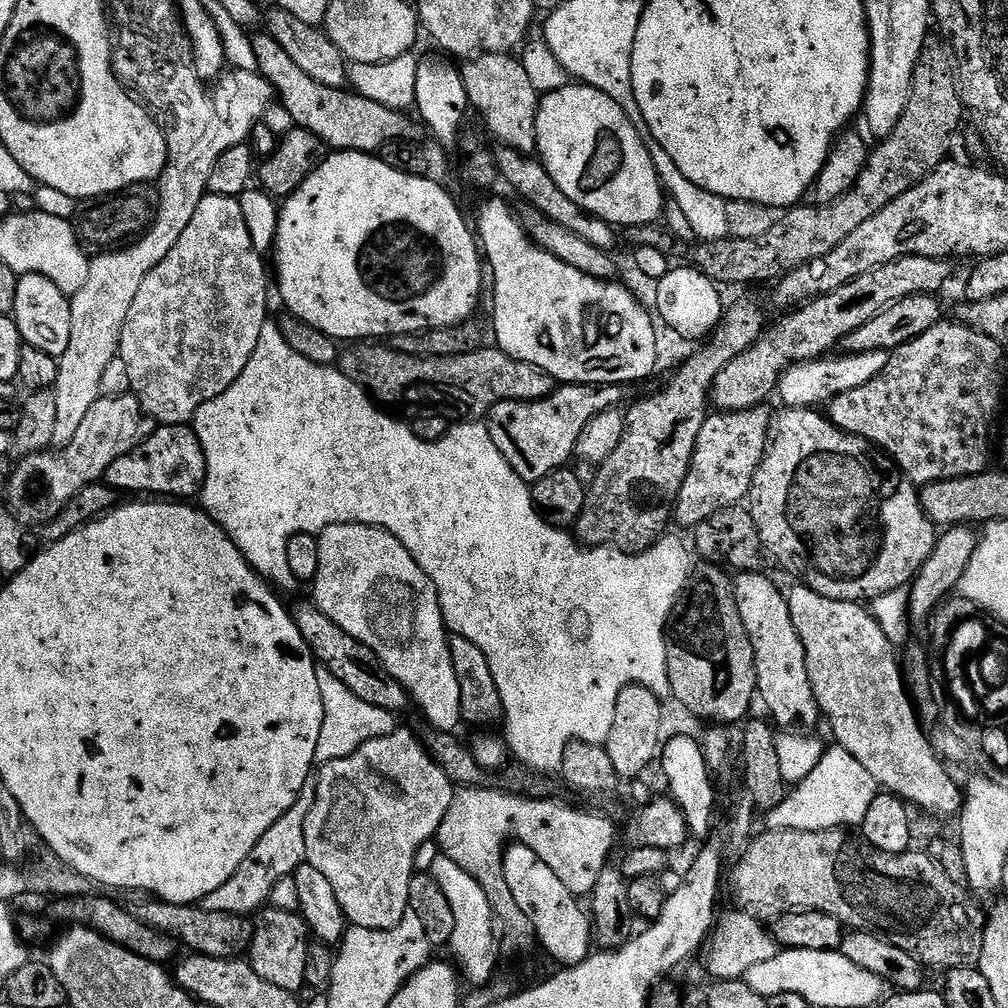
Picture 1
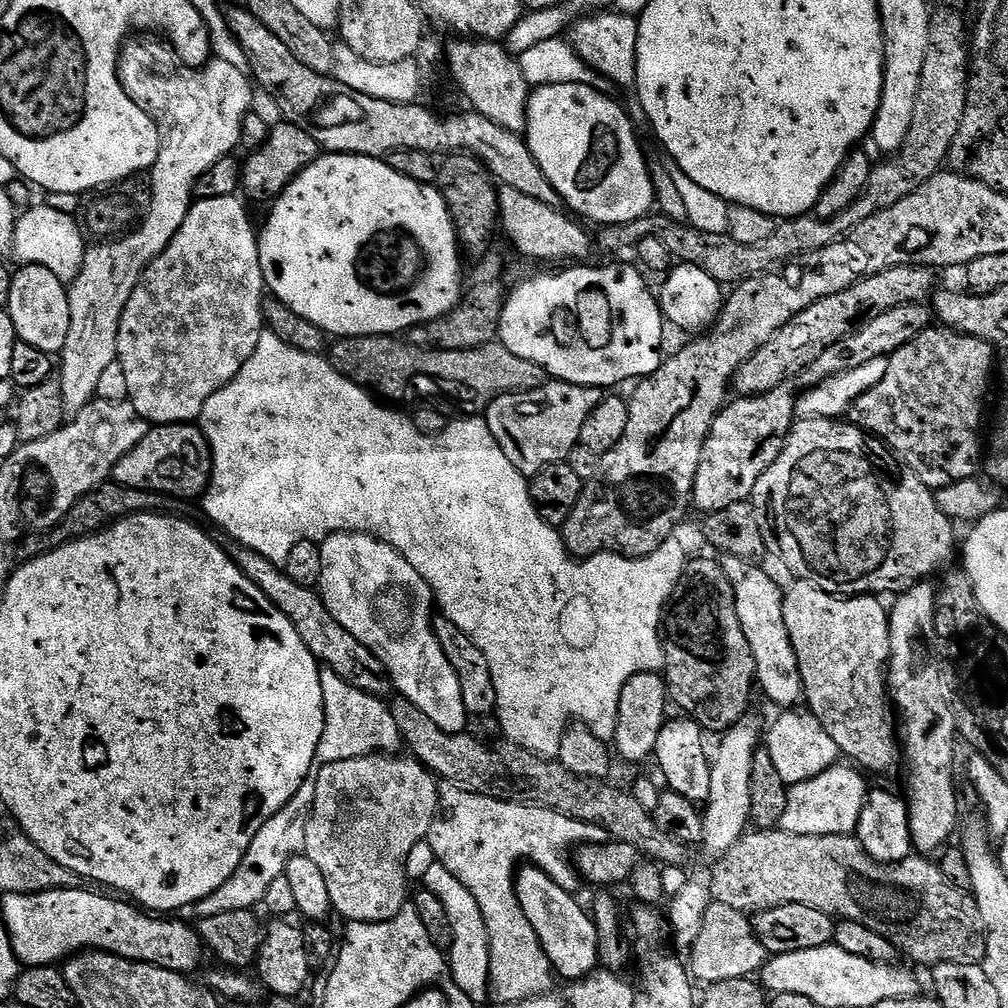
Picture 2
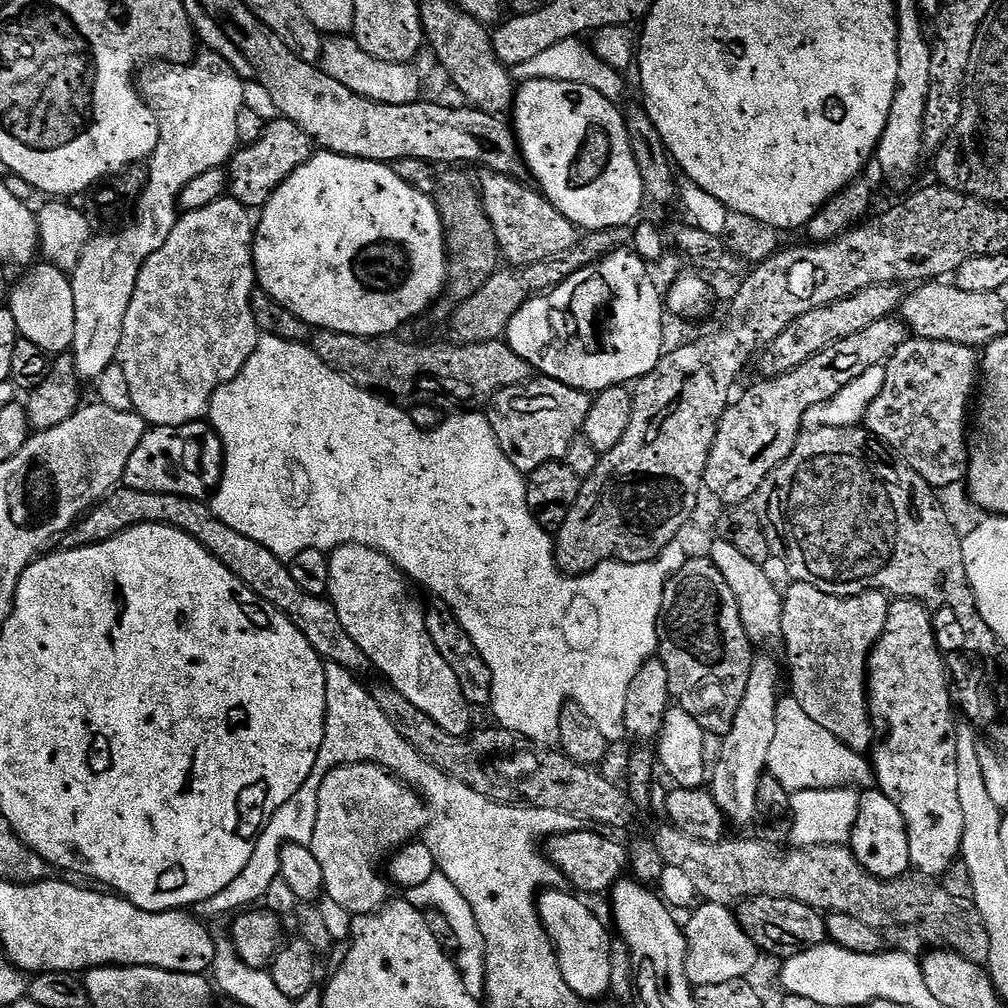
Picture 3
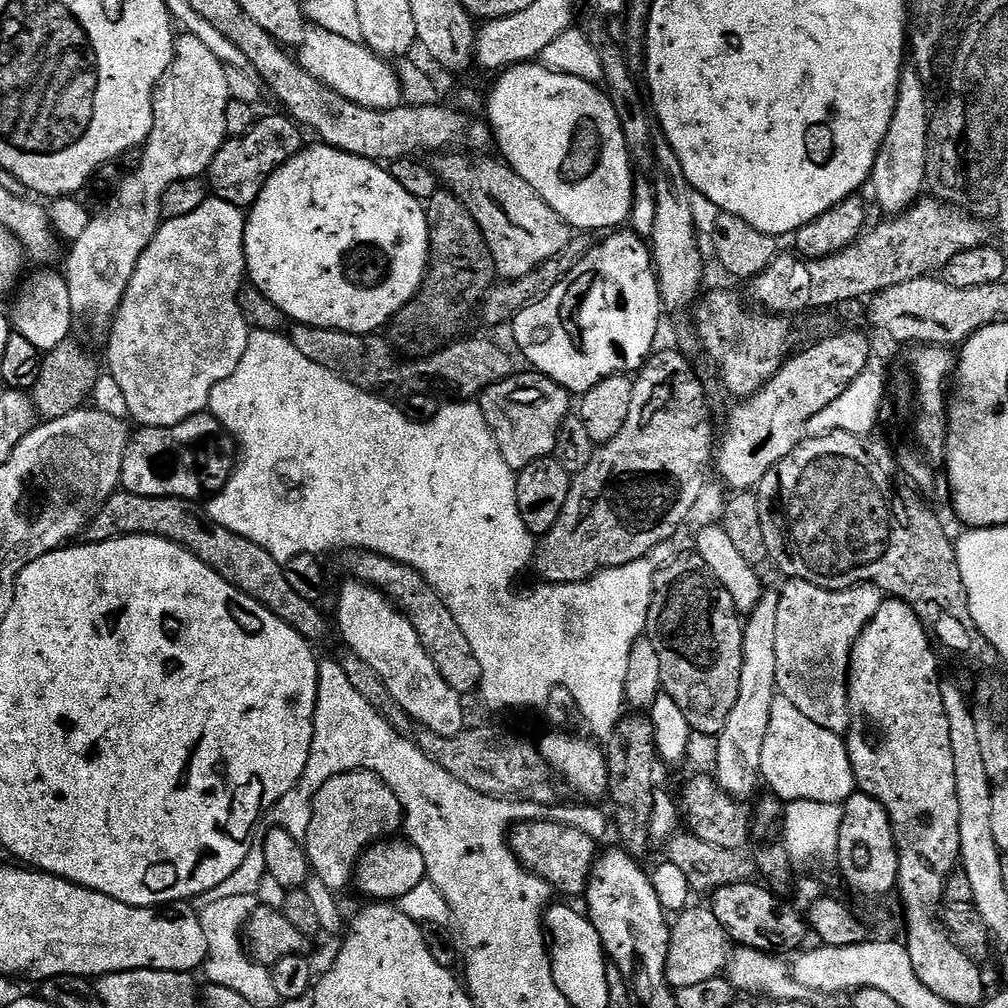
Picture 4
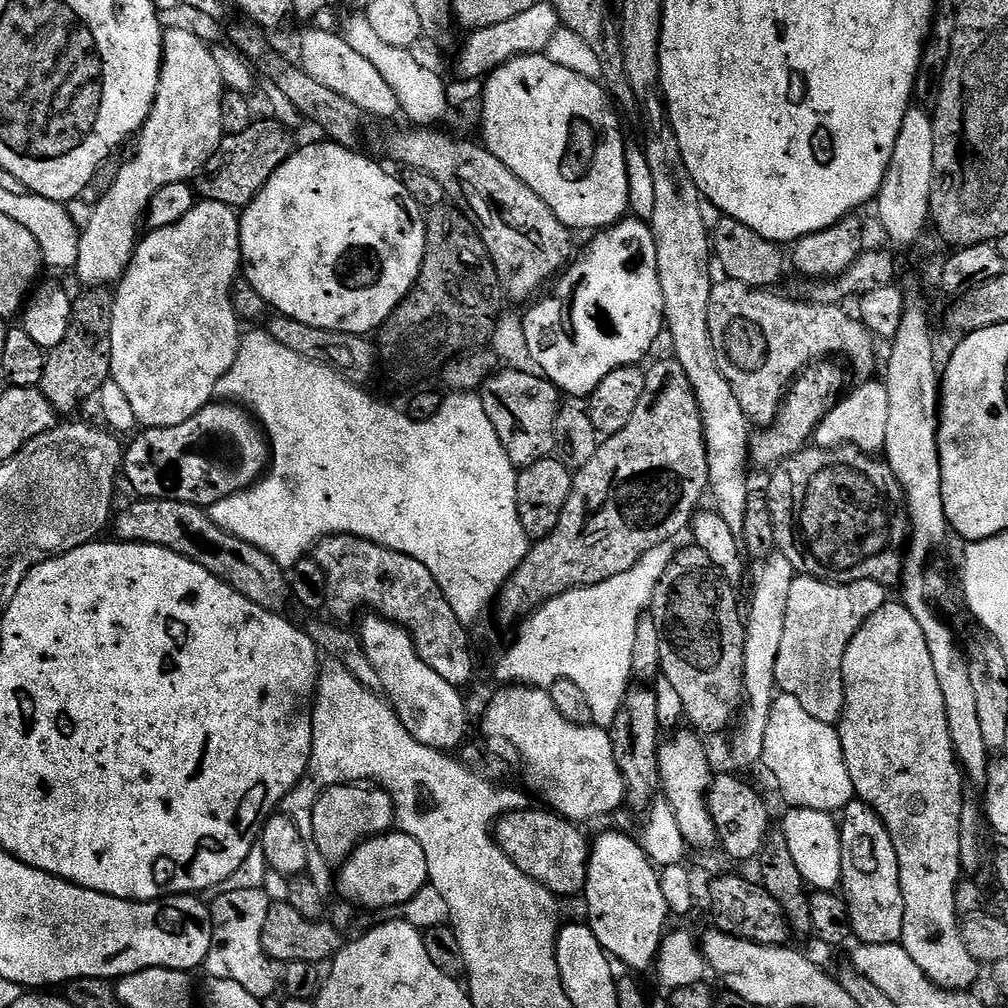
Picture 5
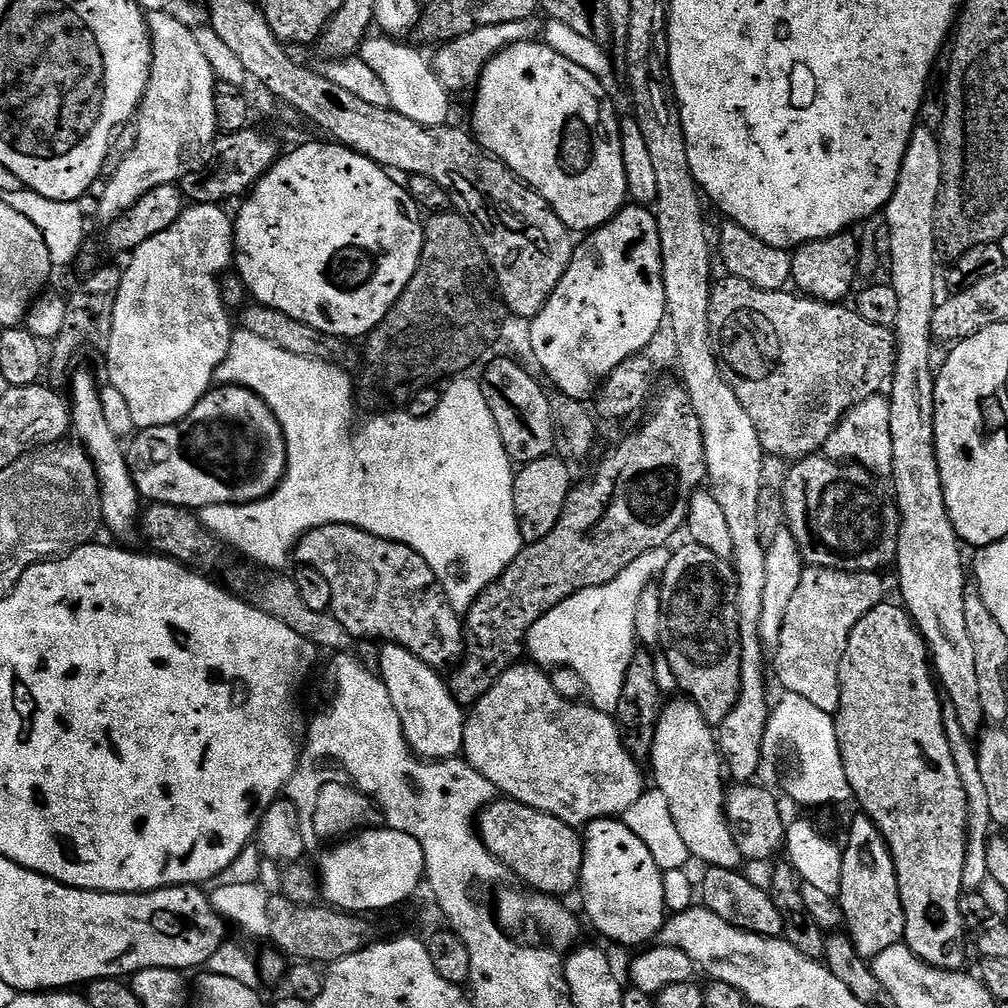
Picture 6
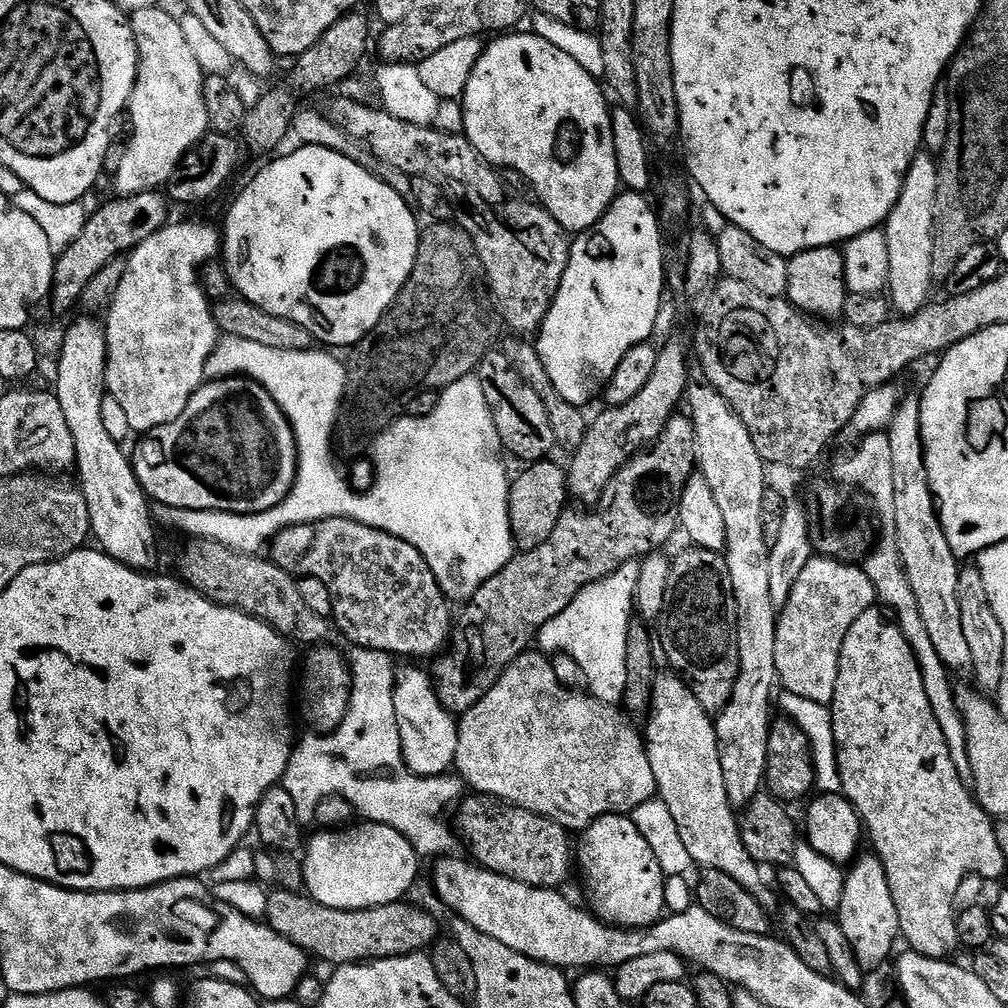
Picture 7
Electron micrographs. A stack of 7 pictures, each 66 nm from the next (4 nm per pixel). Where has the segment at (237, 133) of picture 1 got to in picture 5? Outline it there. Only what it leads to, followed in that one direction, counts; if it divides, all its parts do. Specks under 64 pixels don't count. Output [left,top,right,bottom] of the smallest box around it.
[74,27,226,288]

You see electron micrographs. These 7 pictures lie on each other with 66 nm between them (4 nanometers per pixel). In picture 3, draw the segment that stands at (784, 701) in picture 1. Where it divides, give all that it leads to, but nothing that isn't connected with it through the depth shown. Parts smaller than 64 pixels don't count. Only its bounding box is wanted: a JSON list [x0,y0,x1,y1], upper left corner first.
[710,538,784,645]

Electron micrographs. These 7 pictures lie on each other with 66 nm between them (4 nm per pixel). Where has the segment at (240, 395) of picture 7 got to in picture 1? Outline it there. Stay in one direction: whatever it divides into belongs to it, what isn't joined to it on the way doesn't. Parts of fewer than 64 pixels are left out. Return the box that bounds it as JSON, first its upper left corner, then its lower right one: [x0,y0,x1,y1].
[104,424,206,498]

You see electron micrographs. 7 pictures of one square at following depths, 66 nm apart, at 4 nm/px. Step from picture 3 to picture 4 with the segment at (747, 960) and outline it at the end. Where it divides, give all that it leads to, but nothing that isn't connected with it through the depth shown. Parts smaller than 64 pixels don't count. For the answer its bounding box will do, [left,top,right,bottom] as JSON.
[668,906,734,989]

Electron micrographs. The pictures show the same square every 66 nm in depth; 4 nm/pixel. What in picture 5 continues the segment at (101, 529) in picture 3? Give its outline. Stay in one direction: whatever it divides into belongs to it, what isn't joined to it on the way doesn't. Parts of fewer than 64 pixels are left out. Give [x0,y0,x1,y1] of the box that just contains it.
[111,498,290,614]

